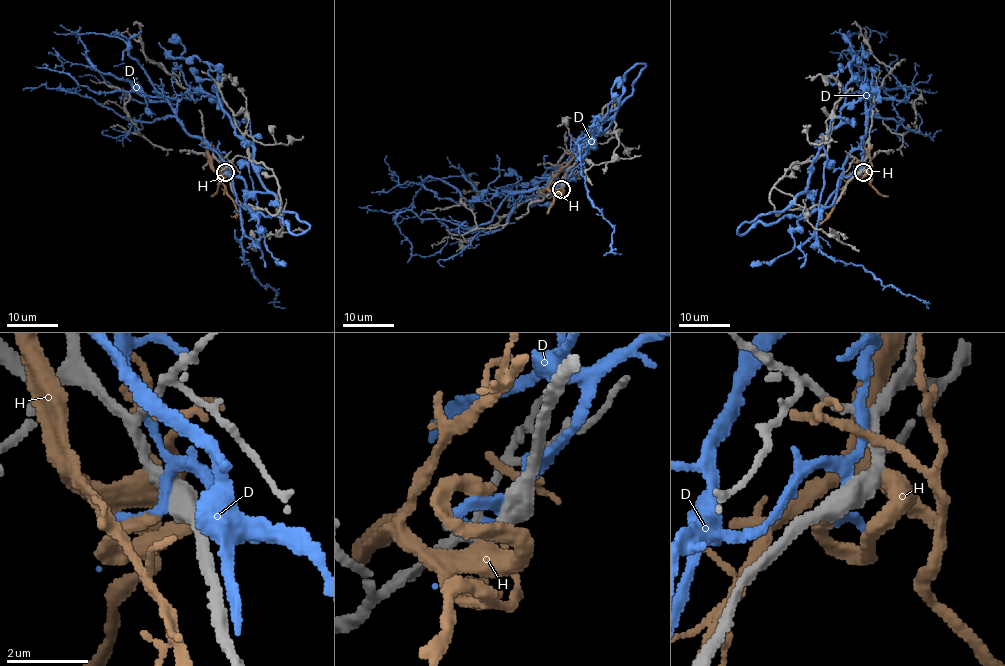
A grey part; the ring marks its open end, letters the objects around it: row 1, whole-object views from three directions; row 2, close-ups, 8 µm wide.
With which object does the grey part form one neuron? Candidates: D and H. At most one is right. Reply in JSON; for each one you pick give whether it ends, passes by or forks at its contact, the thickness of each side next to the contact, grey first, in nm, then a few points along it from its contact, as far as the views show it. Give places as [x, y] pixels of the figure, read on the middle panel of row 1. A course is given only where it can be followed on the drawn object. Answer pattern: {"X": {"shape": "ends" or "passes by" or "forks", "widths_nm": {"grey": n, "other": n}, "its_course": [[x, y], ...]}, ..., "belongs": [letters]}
{"belongs": []}

